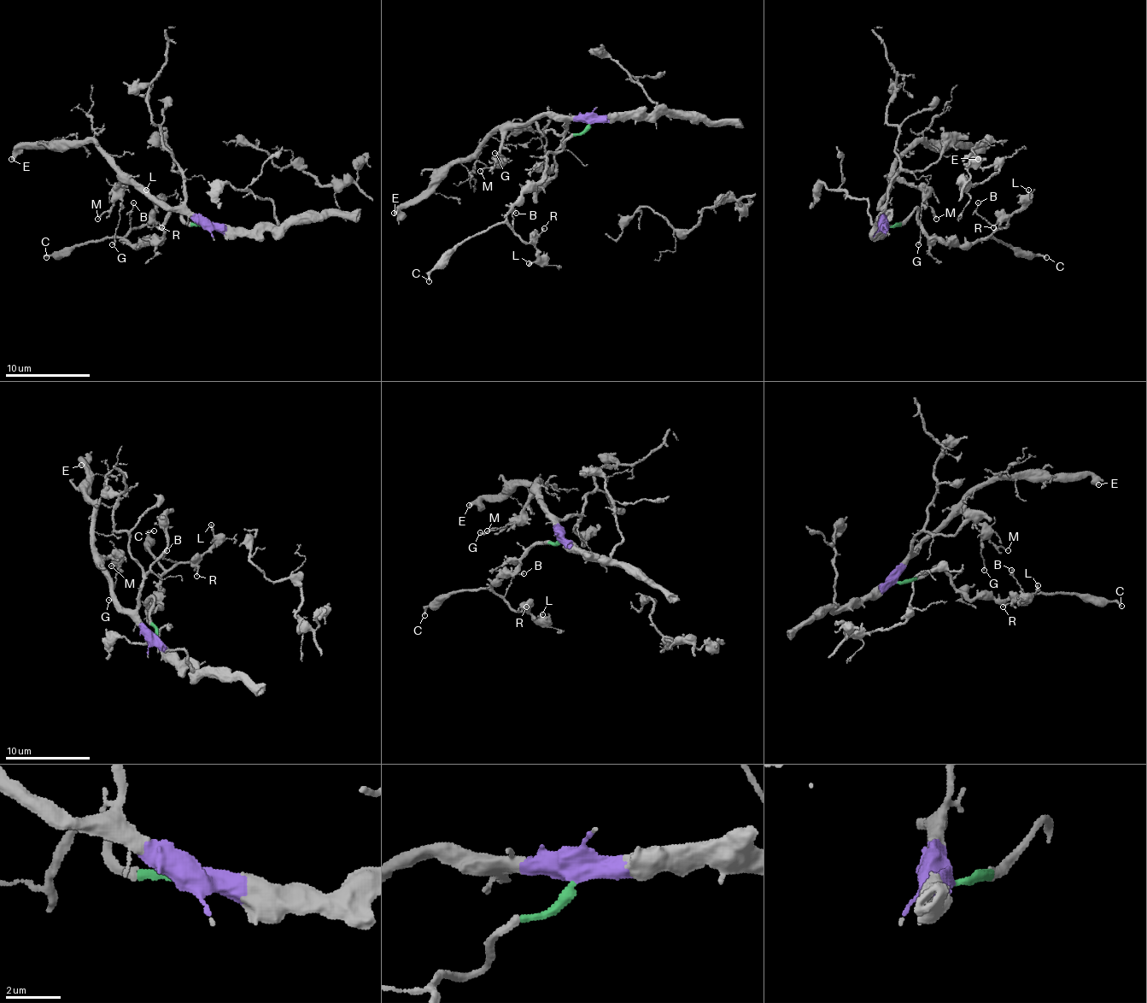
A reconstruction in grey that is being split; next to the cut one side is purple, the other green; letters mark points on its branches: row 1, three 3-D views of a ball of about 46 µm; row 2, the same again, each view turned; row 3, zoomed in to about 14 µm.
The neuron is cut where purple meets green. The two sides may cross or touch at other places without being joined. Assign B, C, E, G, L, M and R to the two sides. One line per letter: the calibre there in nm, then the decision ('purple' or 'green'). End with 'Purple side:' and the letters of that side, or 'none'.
B: calibre 100 nm; green
C: calibre 190 nm; green
E: calibre 400 nm; purple
G: calibre 130 nm; purple
L: calibre 180 nm; green
M: calibre 120 nm; purple
R: calibre 110 nm; green
Purple side: E, G, M

